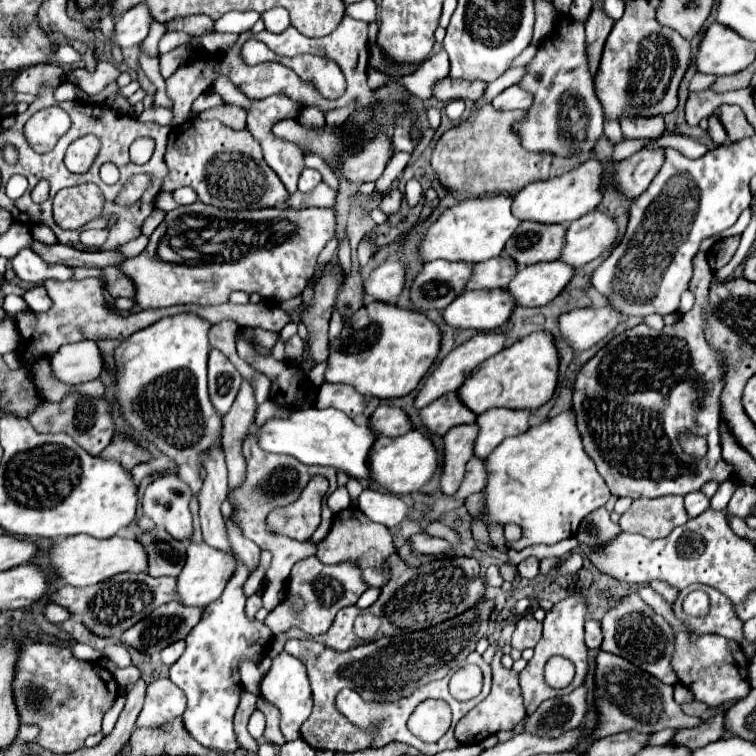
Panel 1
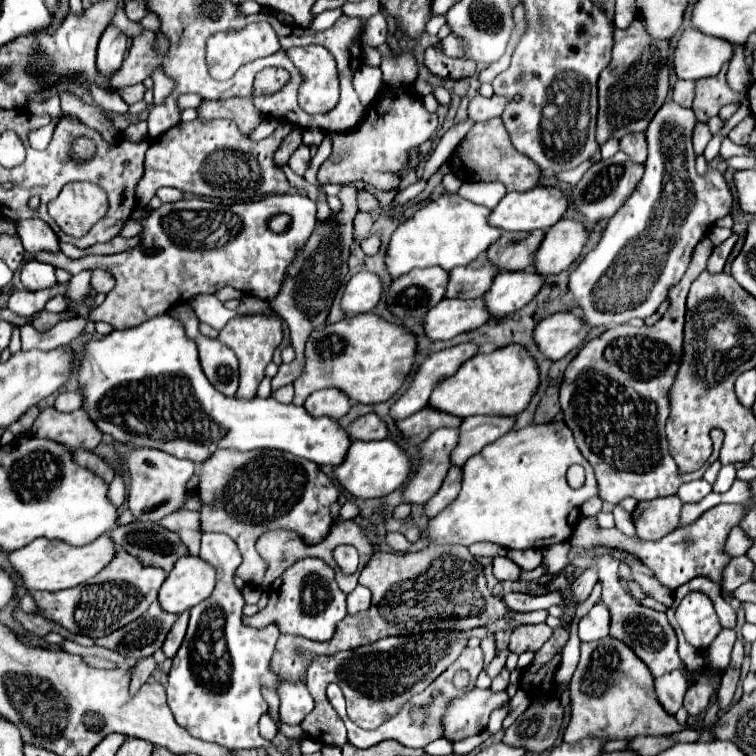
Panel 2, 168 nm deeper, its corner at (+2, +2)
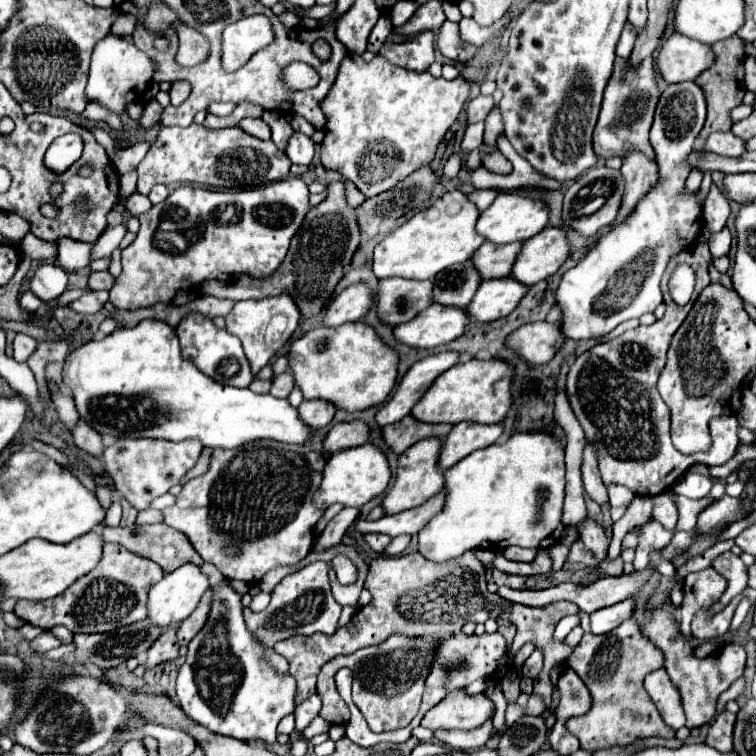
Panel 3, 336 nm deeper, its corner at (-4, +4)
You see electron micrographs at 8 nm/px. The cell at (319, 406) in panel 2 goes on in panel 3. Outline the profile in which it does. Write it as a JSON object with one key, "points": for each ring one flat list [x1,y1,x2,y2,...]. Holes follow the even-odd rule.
{"points":[[304,400,300,406,300,418,312,426,314,430,320,430,324,426,328,426,336,414,336,406,328,400]]}

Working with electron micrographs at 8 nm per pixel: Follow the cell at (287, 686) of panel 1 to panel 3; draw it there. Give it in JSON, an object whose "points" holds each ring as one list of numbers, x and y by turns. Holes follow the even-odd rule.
{"points":[[318,694,308,696,304,702,300,702,300,704,296,706,294,716,296,716,296,730,298,730,298,732,302,732,302,730,312,722,312,718,318,716,320,706,322,706,322,702,320,702,320,696,318,696]]}

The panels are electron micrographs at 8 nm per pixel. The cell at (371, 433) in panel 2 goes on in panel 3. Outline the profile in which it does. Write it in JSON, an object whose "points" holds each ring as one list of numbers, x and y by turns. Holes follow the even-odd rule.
{"points":[[352,420,348,424,336,424,324,438,324,452,332,454,344,448,366,444,368,434,370,434,370,428,362,420]]}

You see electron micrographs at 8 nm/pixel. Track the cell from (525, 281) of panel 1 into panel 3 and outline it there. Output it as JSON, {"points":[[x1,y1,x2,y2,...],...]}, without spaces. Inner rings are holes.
{"points":[[494,278,494,280,484,280,480,284,480,292,476,292,476,298,468,304,468,314,470,318,478,322,492,322,506,318,518,302,526,296,528,286,518,282,516,278]]}

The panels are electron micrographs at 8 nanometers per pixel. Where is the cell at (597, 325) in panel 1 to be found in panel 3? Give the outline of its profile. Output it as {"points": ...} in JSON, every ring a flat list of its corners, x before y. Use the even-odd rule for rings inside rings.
{"points":[[532,322,508,336,508,346,530,364,546,364,564,346,560,322]]}

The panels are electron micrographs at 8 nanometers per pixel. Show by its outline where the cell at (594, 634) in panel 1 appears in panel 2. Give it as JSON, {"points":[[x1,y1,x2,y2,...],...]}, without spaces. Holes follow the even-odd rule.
{"points":[[594,604,594,608,580,620,578,636,582,642,594,642,610,632,610,612,604,604]]}

